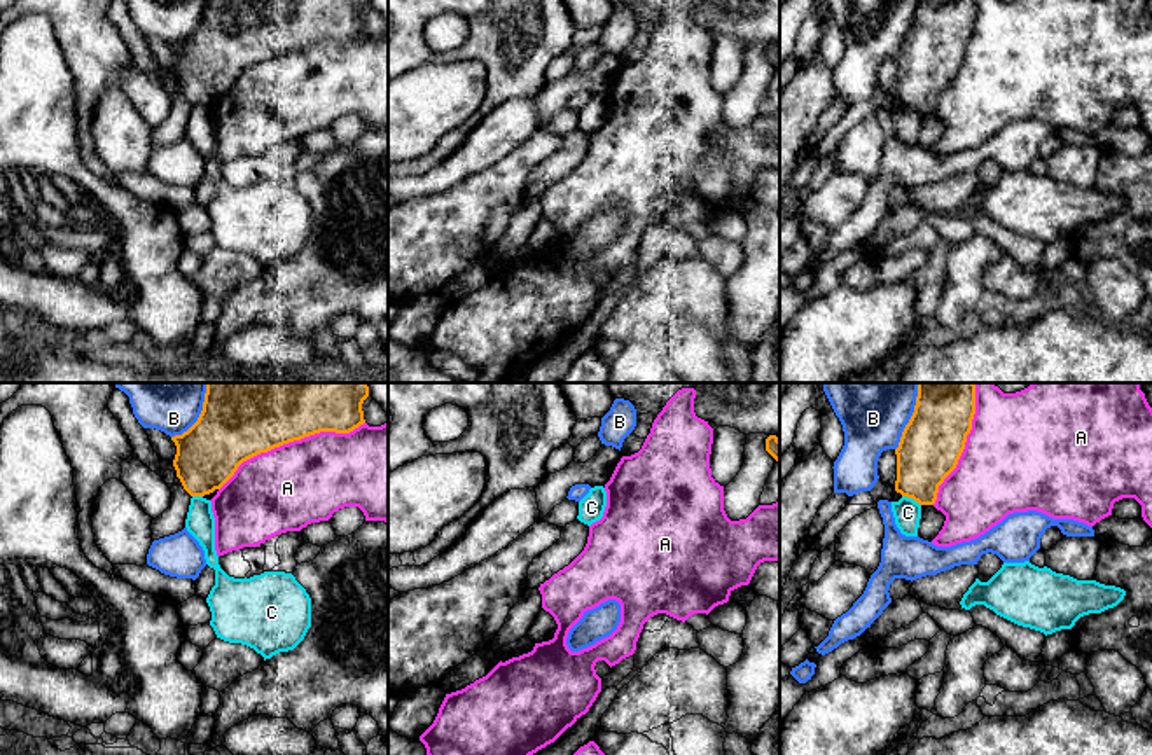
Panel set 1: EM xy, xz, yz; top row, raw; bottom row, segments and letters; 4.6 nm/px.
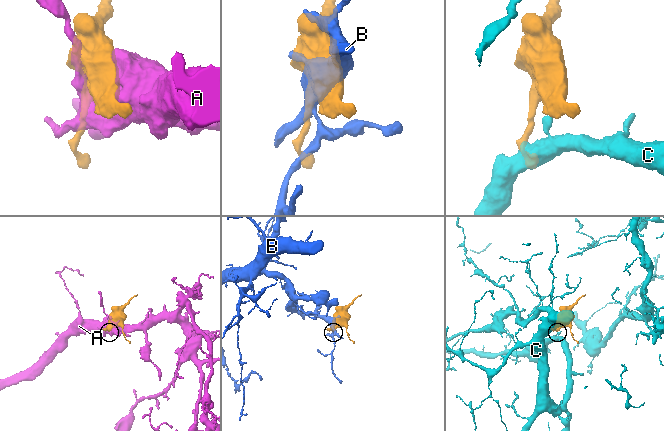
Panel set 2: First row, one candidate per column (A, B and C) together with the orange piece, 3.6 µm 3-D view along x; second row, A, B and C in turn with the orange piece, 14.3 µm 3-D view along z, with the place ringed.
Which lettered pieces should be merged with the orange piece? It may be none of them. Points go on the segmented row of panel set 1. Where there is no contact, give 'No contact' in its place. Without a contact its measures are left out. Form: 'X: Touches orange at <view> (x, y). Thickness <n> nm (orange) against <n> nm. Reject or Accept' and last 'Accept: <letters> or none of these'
A: Touches orange at xy (289, 441). Thickness 500 nm (orange) against 380 nm. Reject
B: Touches orange at yz (911, 416). Thickness 280 nm (orange) against 420 nm. Reject
C: Touches orange at yz (911, 497). Thickness 280 nm (orange) against 130 nm. Reject
Accept: none of these

